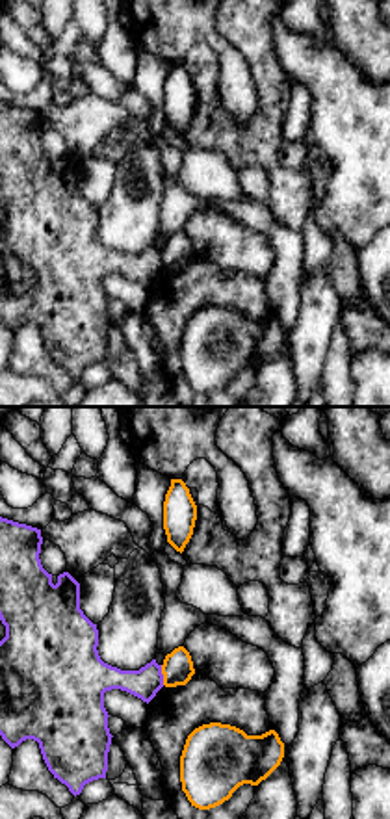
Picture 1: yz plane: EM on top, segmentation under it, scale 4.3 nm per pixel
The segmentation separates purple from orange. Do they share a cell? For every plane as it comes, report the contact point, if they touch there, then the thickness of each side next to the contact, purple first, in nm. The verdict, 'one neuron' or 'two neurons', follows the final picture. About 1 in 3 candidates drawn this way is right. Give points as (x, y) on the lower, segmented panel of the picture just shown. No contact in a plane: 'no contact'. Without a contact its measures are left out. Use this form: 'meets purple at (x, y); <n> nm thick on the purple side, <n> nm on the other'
meets purple at (162, 675); 130 nm thick on the purple side, 140 nm on the other

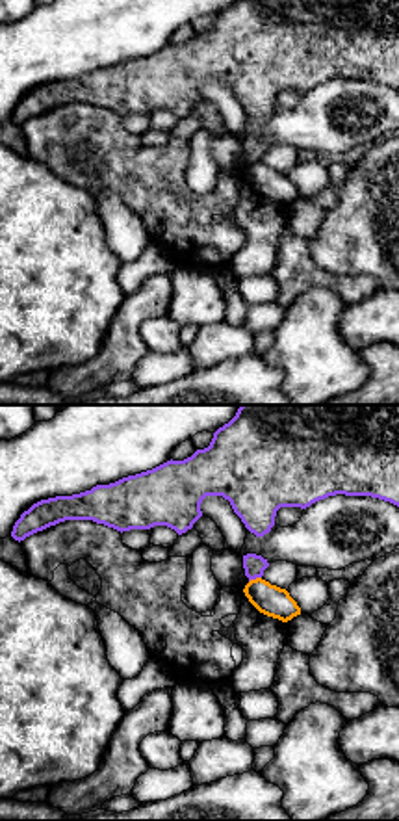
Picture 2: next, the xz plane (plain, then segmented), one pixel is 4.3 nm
meets purple at (255, 578); 90 nm thick on the purple side, 140 nm on the other

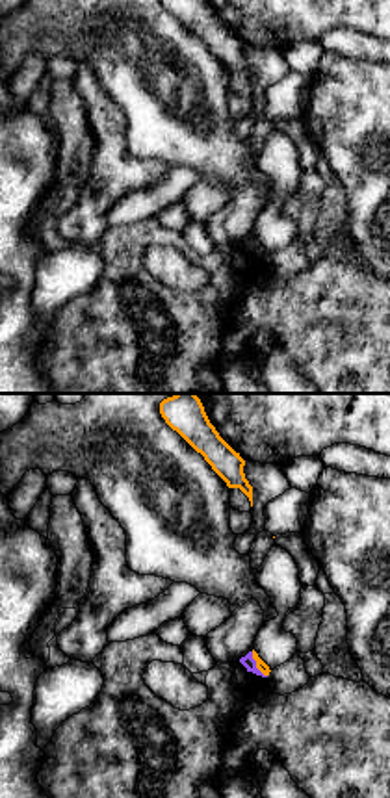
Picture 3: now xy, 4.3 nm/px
meets purple at (255, 665); 60 nm thick on the purple side, 50 nm on the other

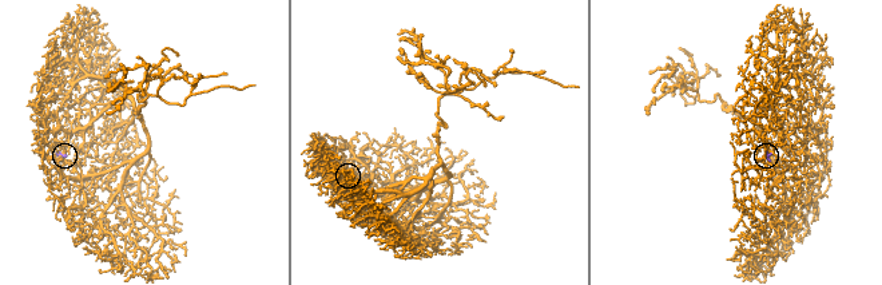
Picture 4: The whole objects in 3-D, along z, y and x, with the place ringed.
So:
two neurons

